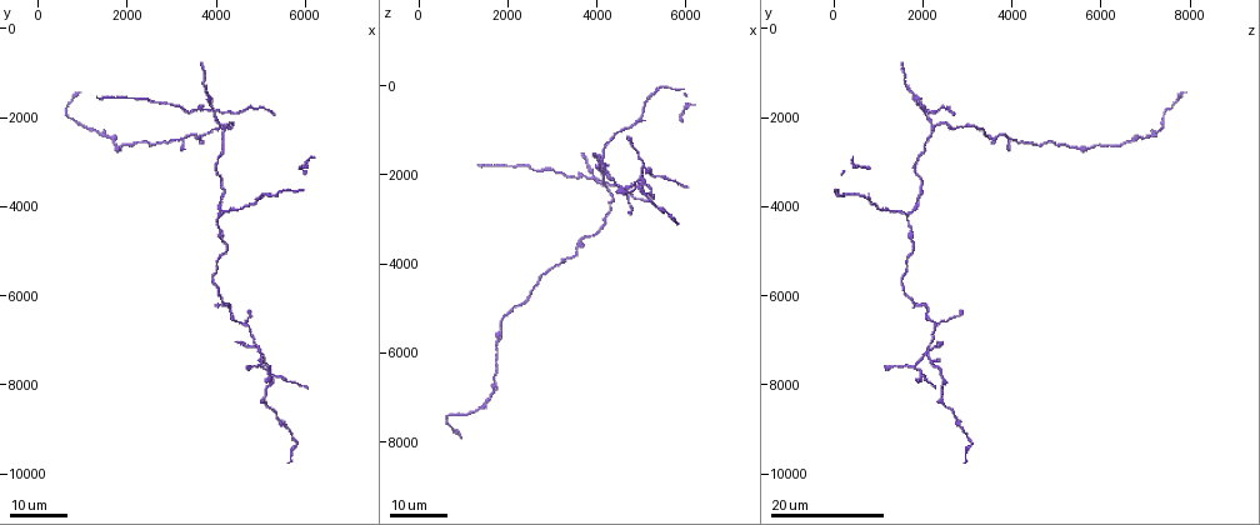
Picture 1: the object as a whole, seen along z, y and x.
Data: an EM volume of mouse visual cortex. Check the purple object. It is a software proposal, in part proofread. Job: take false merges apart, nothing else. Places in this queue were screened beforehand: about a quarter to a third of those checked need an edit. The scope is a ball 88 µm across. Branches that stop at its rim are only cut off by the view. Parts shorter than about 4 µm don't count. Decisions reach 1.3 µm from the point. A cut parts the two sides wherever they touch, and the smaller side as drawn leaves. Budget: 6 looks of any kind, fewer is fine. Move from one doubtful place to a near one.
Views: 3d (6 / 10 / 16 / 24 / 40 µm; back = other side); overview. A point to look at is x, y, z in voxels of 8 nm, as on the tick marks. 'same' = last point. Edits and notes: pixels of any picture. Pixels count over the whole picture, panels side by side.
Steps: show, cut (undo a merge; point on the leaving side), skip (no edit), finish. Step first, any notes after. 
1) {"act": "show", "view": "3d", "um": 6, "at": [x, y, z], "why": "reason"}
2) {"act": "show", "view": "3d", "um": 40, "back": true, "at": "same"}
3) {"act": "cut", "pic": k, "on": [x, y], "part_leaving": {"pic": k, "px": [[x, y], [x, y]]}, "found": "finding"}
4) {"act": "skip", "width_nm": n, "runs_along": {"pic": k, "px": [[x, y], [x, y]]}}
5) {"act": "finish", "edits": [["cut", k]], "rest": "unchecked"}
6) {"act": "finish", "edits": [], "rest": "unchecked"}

{"act": "show", "view": "3d", "um": 24, "at": [4100, 6150, 1800], "why": "three-way junction"}

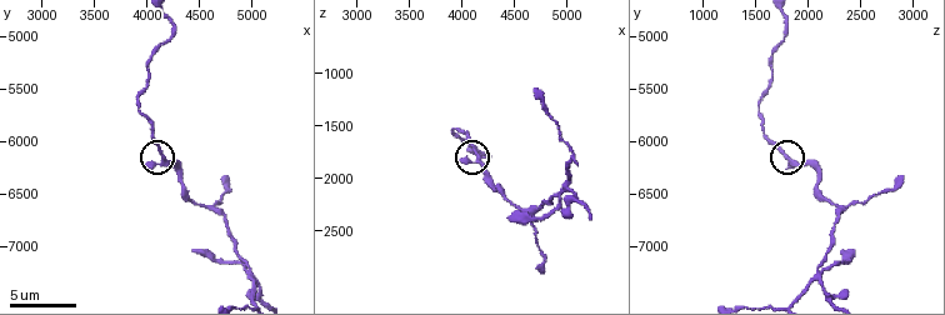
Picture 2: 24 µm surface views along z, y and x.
{"act": "show", "view": "3d", "um": 10, "at": [4160, 6180, 1820]}

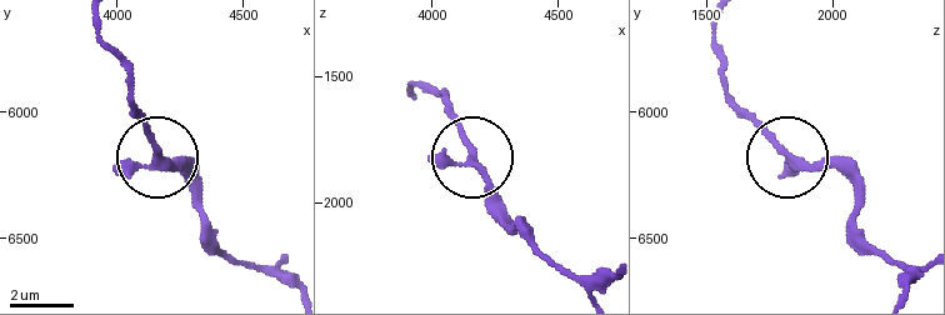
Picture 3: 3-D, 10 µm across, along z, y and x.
{"act": "skip", "width_nm": 200, "runs_along": {"pic": 3, "px": [[100, 26], [156, 153], [170, 164], [196, 164]]}, "found": "all the same neuron"}

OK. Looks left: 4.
{"act": "show", "view": "3d", "um": 16, "at": [4660, 6600, 2400], "why": "branch point"}

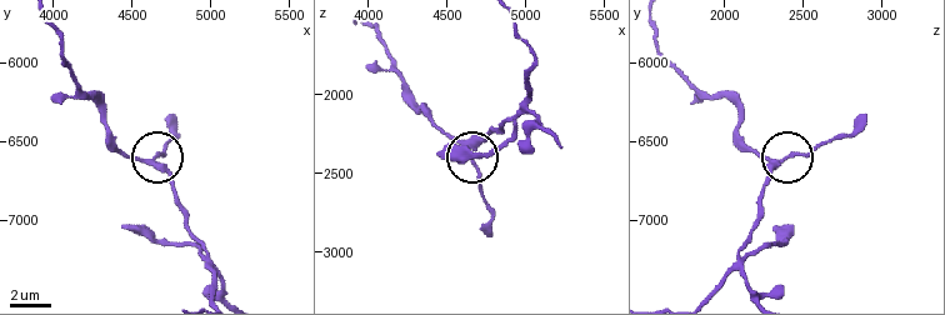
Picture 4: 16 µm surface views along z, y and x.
{"act": "show", "view": "3d", "um": 6, "at": "same"}

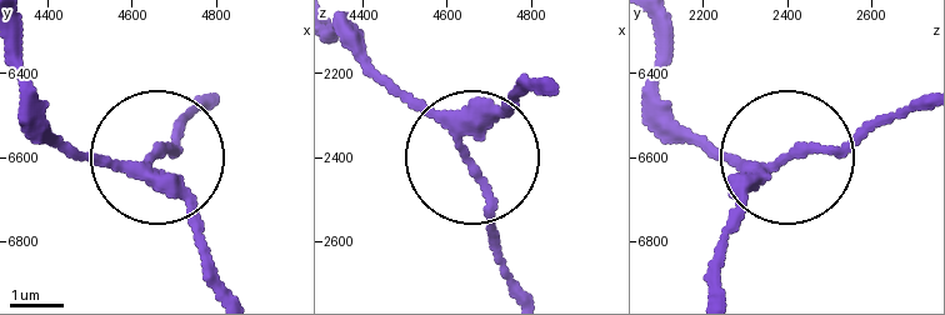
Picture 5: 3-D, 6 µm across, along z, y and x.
{"act": "skip", "arms": 3, "runs_along": {"pic": 5, "px": [[655, 31], [664, 99], [718, 153], [834, 153], [924, 113]]}, "found": "all the same neuron"}

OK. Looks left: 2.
{"act": "show", "view": "3d", "um": 24, "at": [5000, 3750, 700], "why": "calibre changes"}

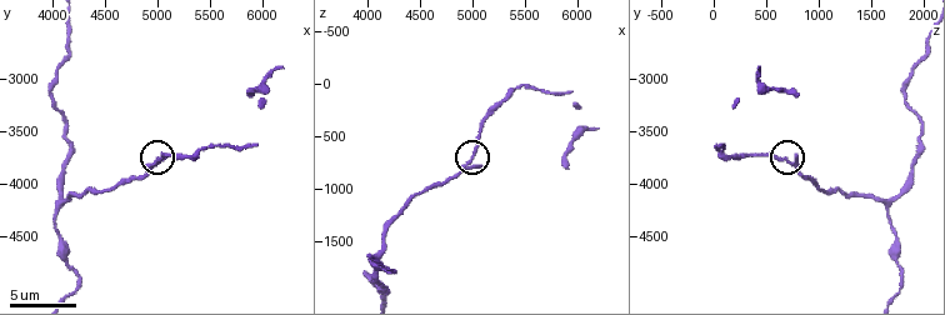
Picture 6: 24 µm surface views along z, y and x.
{"act": "show", "view": "3d", "um": 6, "at": [4960, 3800, 760], "why": "closer look"}

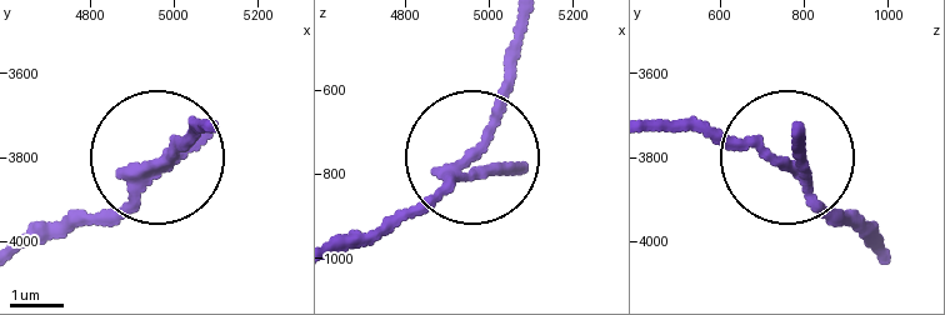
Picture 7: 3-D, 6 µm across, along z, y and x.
{"act": "cut", "pic": 7, "on": [178, 143], "part_leaving": {"pic": 7, "px": [[138, 181], [200, 133]]}, "found": "a second neuron is stuck on"}

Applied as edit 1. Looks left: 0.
{"act": "finish", "edits": [["cut", 7]], "rest": "unchecked"}

